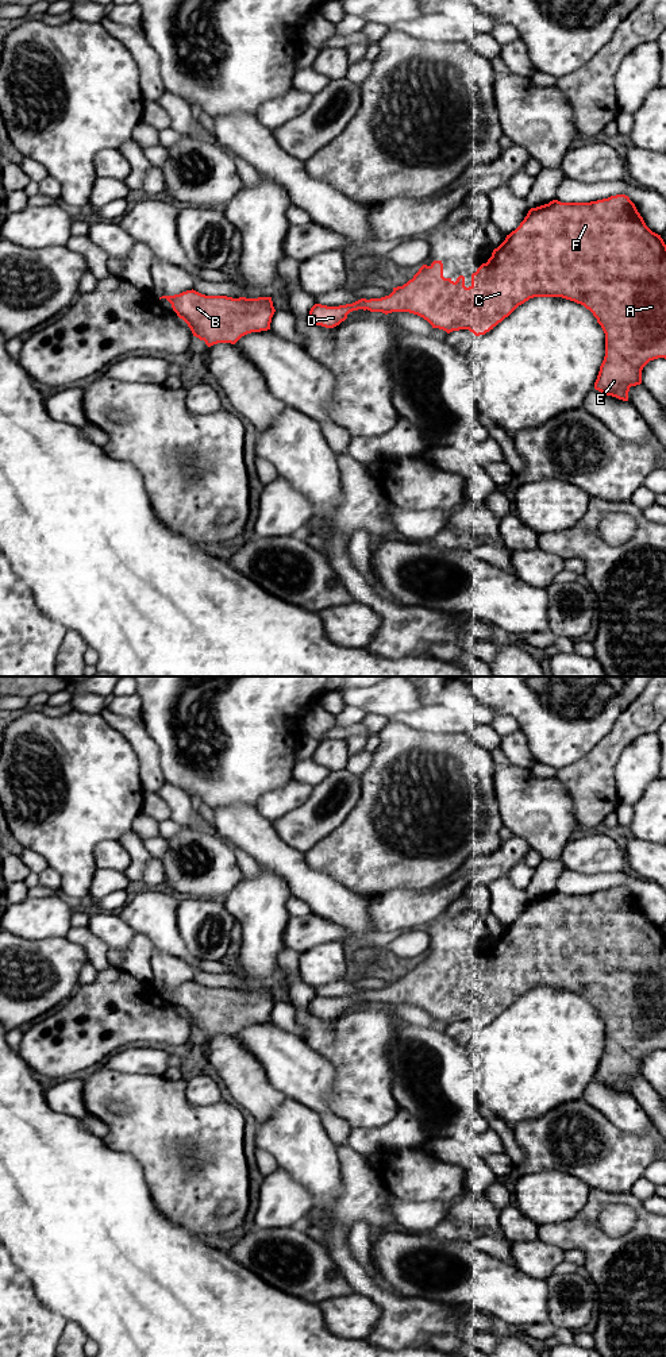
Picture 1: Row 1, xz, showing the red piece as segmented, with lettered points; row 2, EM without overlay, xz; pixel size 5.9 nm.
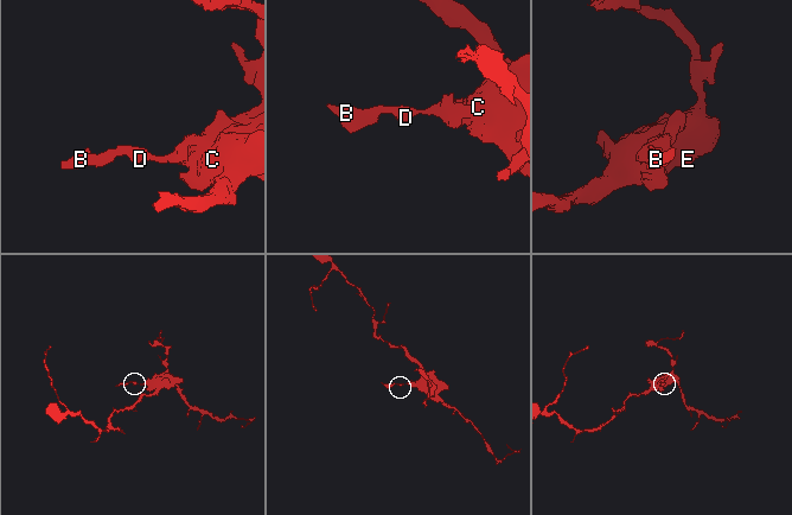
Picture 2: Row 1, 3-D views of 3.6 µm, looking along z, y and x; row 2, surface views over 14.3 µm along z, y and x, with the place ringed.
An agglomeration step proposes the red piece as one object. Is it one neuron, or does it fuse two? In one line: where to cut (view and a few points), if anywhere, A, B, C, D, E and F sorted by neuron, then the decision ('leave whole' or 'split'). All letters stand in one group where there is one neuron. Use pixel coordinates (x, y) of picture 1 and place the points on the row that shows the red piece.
no cut; A B C D E F; leave whole

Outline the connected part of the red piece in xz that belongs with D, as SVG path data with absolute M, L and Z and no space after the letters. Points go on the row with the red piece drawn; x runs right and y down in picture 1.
M625 194L590 203L561 203L531 208L520 225L507 235L505 240L493 250L486 263L471 274L471 285L465 286L465 277L454 282L443 277L442 261L423 265L403 286L393 288L389 296L381 298L361 298L353 304L327 307L315 304L309 320L316 325L334 328L347 319L353 311L370 312L409 312L427 320L432 328L447 334L469 329L476 336L485 335L508 317L519 305L534 297L562 297L584 305L597 319L605 334L605 356L600 366L594 389L628 401L631 386L642 383L643 367L654 359L666 359L666 244L661 235L652 232Z

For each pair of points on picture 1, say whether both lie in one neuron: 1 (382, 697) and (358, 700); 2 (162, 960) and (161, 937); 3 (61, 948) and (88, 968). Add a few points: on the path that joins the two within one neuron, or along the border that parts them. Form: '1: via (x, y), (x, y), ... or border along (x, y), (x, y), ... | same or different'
1: via (377, 698), (364, 698) | same
2: border along (156, 949), (172, 953), (191, 966) | different
3: border along (88, 962), (80, 972), (77, 985) | different

